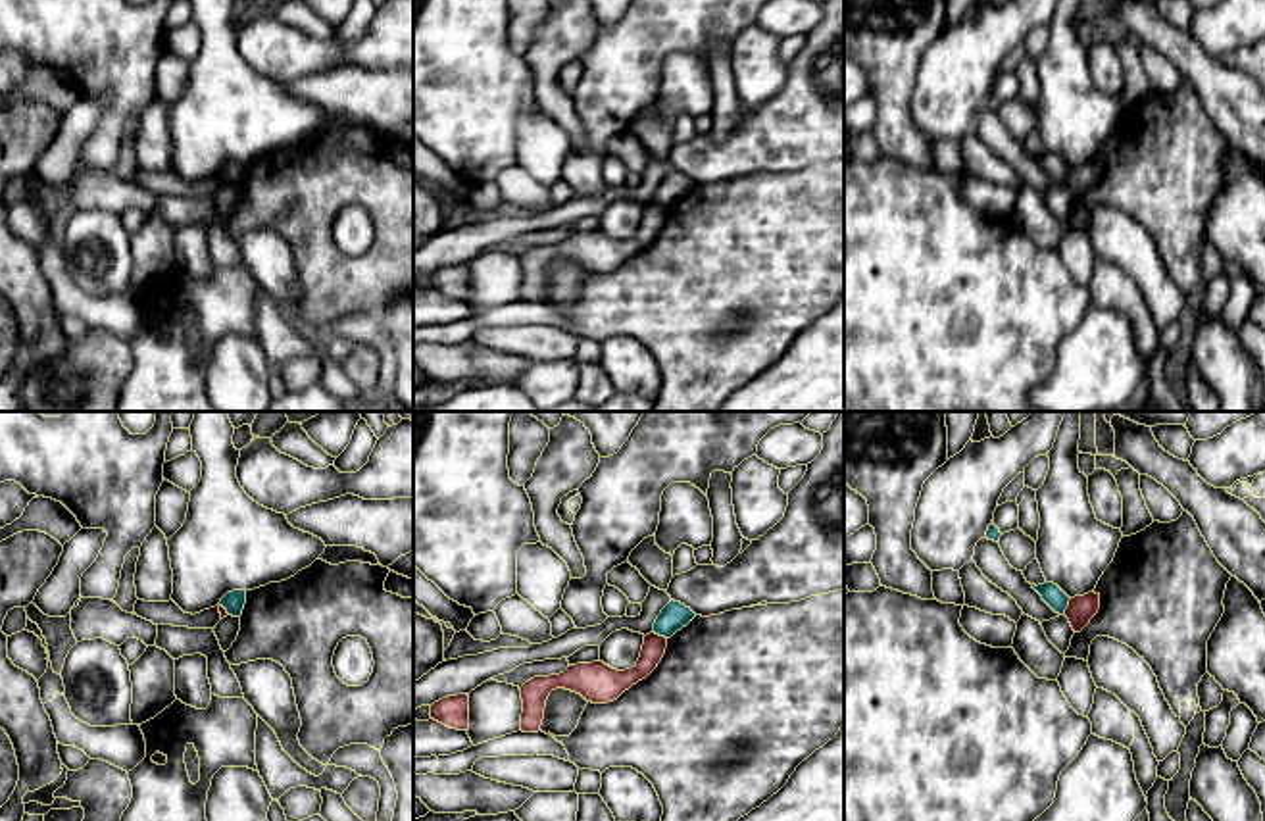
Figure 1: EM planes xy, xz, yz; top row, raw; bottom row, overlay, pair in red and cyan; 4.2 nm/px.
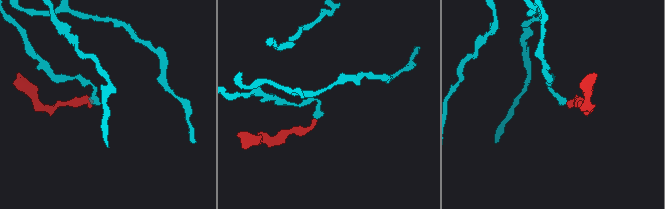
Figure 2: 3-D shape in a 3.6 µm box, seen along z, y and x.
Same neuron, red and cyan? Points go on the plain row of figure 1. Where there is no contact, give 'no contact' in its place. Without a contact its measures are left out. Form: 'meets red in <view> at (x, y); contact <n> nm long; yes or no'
meets red in yz at (1067, 175); contact 80 nm long; no

